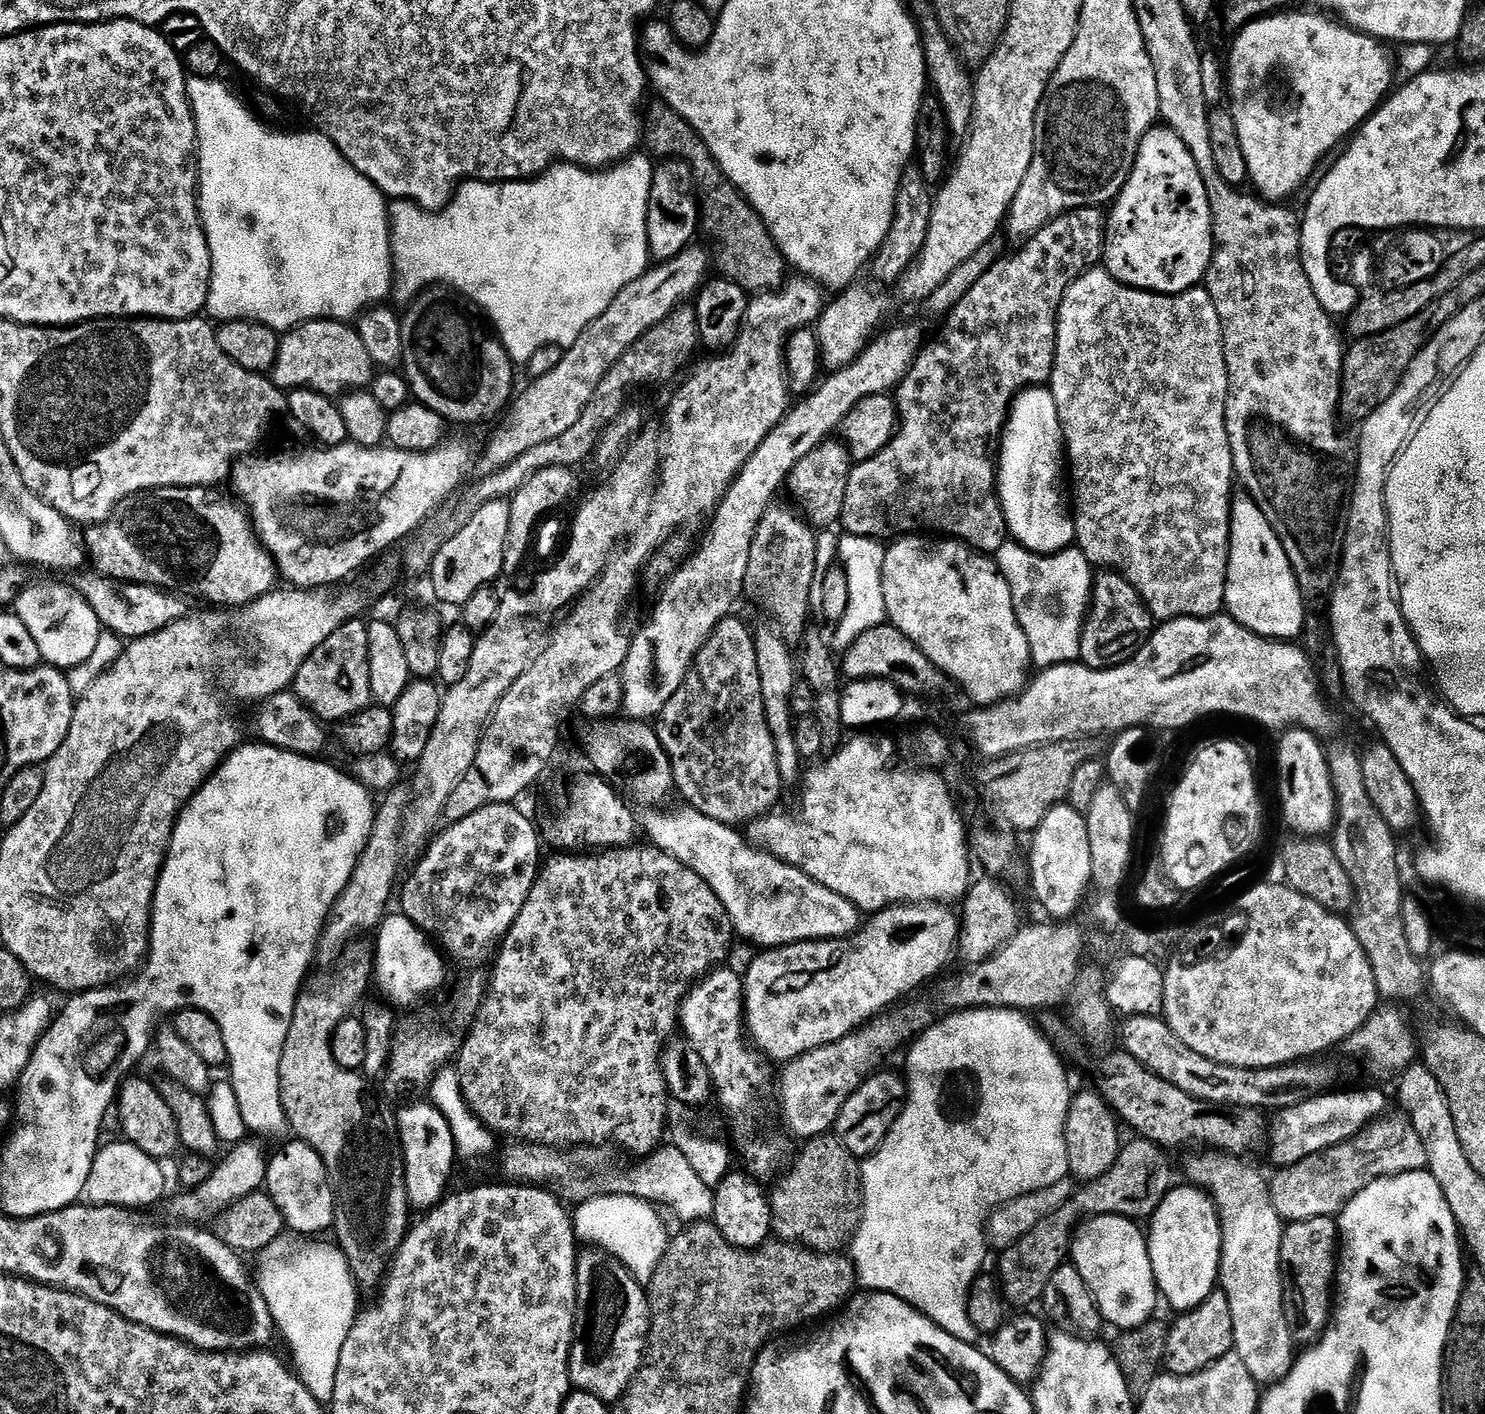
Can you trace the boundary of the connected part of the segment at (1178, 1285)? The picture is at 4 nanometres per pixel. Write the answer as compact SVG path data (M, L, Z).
M1173 1187L1150 1218L1152 1232L1148 1236L1148 1253L1152 1256L1152 1269L1156 1275L1159 1295L1177 1308L1177 1313L1191 1312L1211 1292L1217 1291L1222 1276L1224 1233L1222 1216L1216 1201L1202 1188Z

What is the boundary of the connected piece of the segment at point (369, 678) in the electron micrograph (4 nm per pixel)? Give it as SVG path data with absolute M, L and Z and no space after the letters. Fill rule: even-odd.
M351 619L347 624L322 642L306 658L298 670L294 692L306 703L321 721L351 720L360 712L373 707L374 672L372 676L371 634L369 625L363 619Z

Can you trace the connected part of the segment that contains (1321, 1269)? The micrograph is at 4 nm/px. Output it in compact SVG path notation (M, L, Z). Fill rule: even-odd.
M1322 1216L1289 1223L1284 1229L1282 1254L1287 1275L1296 1283L1296 1308L1300 1311L1300 1332L1308 1342L1319 1341L1334 1312L1334 1289L1338 1284L1338 1253L1342 1228L1333 1217ZM1333 1292L1333 1300L1332 1300Z

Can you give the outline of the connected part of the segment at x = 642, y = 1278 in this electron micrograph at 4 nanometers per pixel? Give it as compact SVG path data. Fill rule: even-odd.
M628 1195L600 1196L583 1202L573 1211L573 1224L579 1239L584 1237L600 1247L609 1250L611 1257L619 1260L638 1284L651 1285L660 1266L660 1249L658 1242L648 1232L649 1201Z

